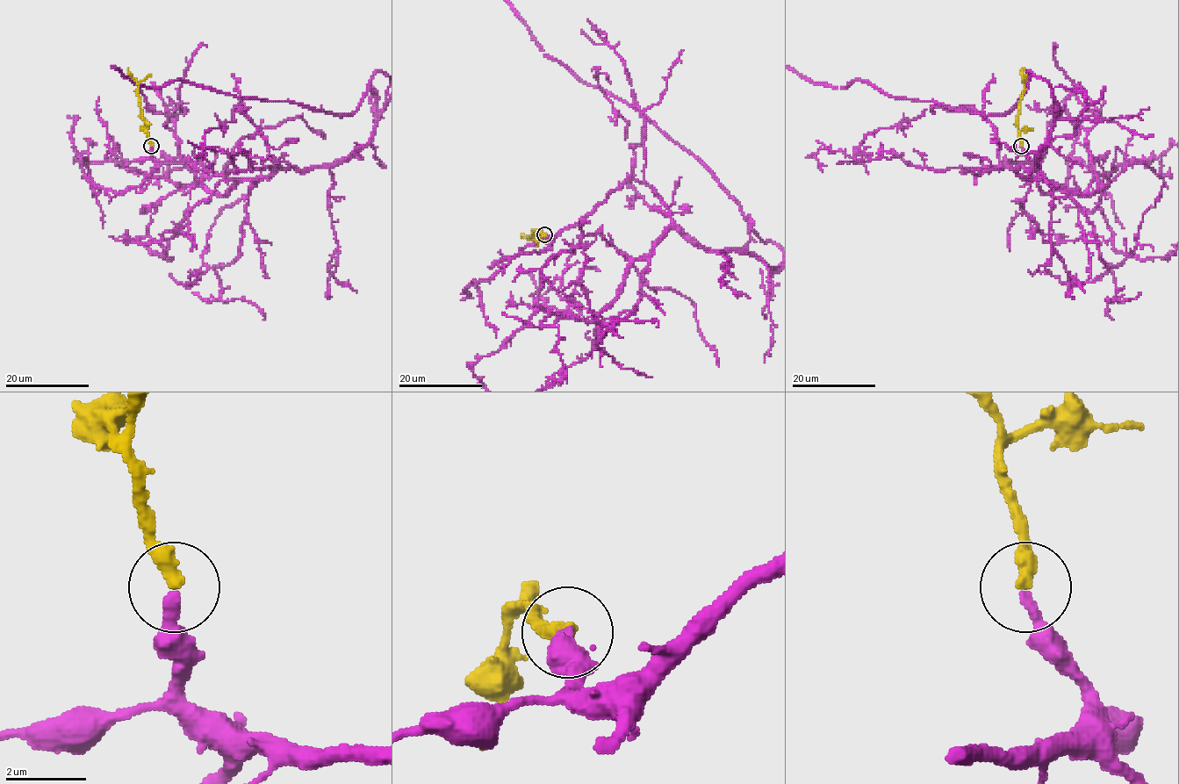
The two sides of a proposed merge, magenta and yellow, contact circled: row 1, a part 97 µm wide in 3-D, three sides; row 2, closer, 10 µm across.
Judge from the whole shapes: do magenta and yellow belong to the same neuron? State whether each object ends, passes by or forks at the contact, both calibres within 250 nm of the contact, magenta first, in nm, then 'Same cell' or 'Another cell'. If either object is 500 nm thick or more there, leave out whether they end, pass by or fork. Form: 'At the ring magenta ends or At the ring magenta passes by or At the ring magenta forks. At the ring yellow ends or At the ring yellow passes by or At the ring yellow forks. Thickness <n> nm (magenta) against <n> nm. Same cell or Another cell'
At the ring magenta ends. At the ring yellow ends. Thickness 280 nm (magenta) against 420 nm. Same cell

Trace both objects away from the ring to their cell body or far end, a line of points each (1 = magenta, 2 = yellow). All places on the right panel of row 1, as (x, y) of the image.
1: (1021, 147), (1025, 161), (966, 170), (1036, 166), (1053, 97), (1028, 70), (1009, 111), (980, 115)
2: (1021, 145), (1017, 121), (1024, 84), (1024, 76), (1020, 71), (1024, 68)

